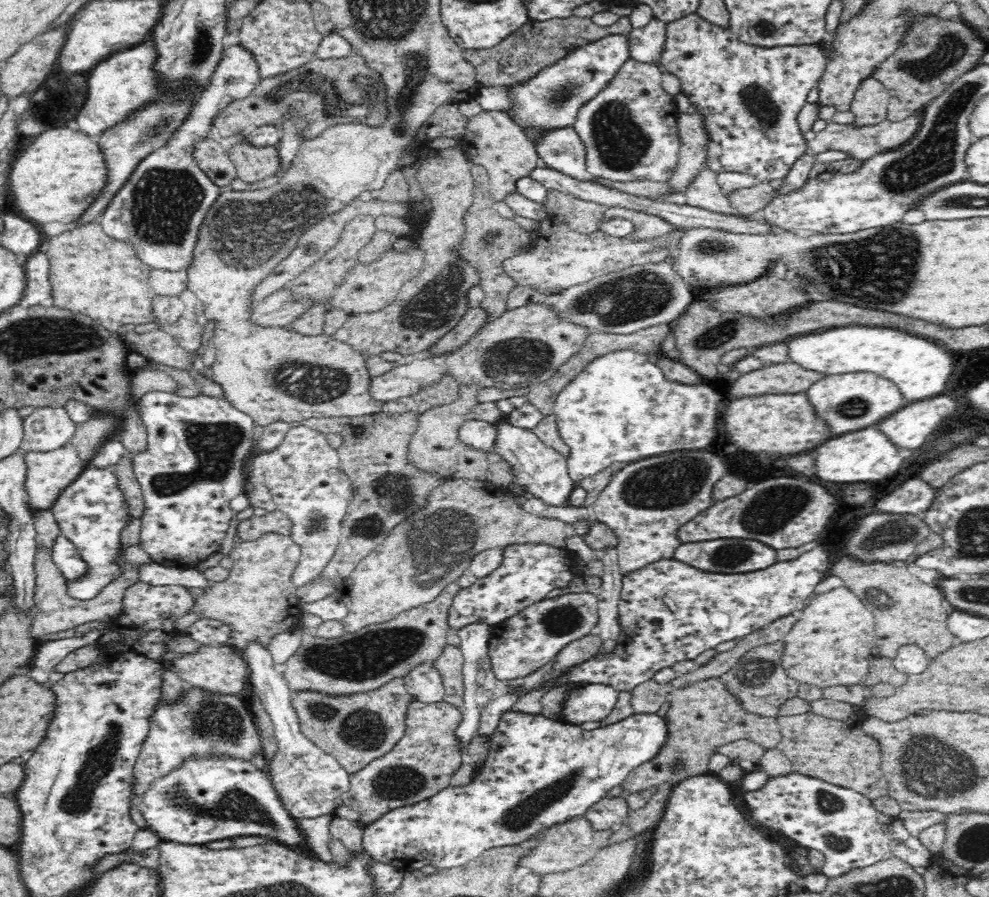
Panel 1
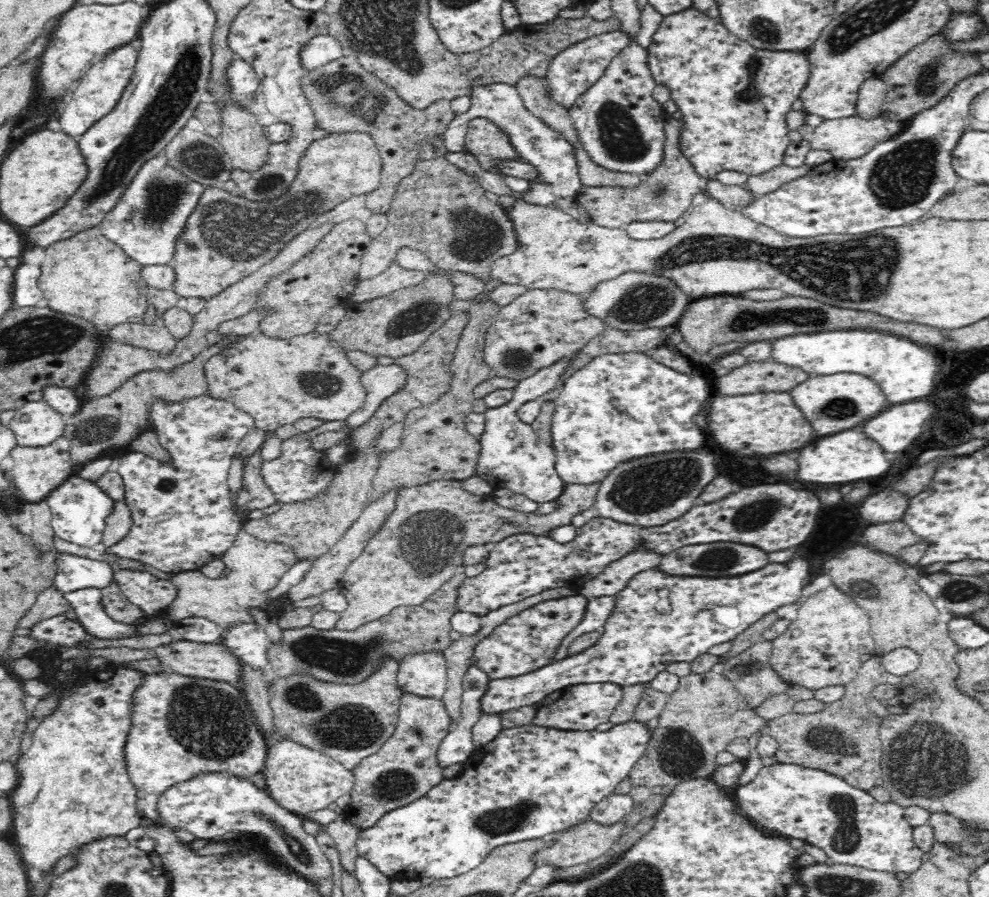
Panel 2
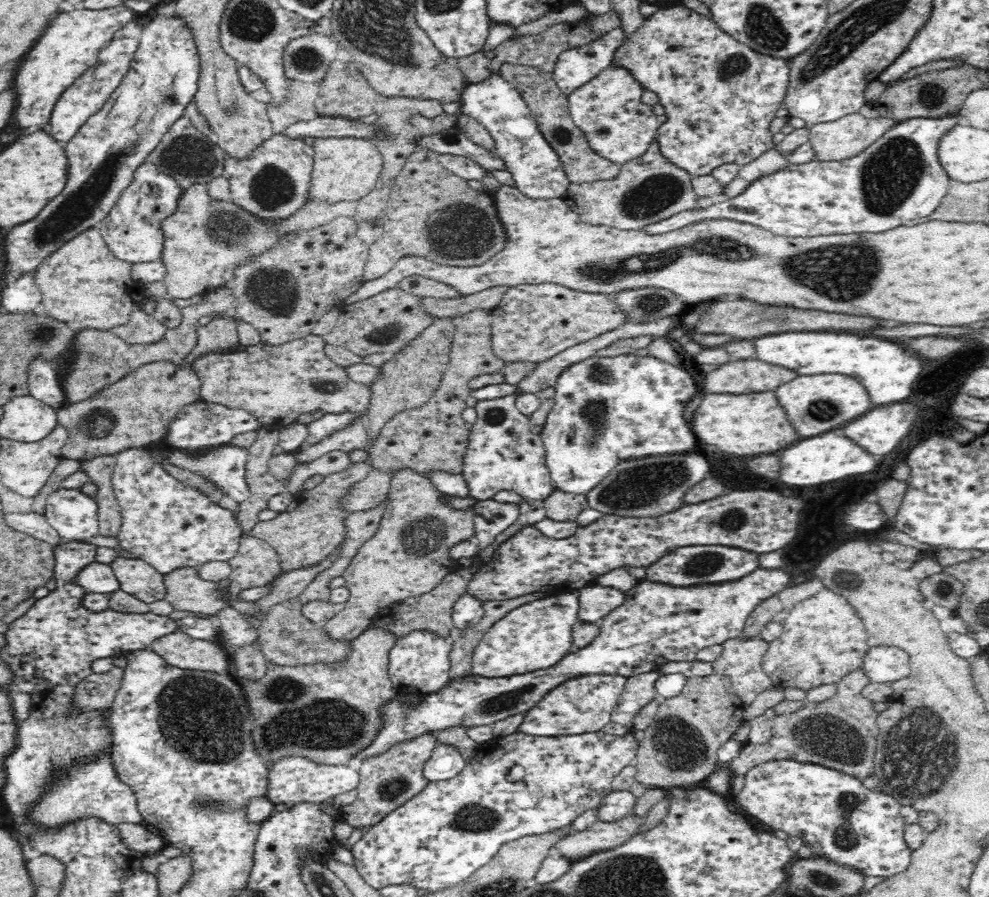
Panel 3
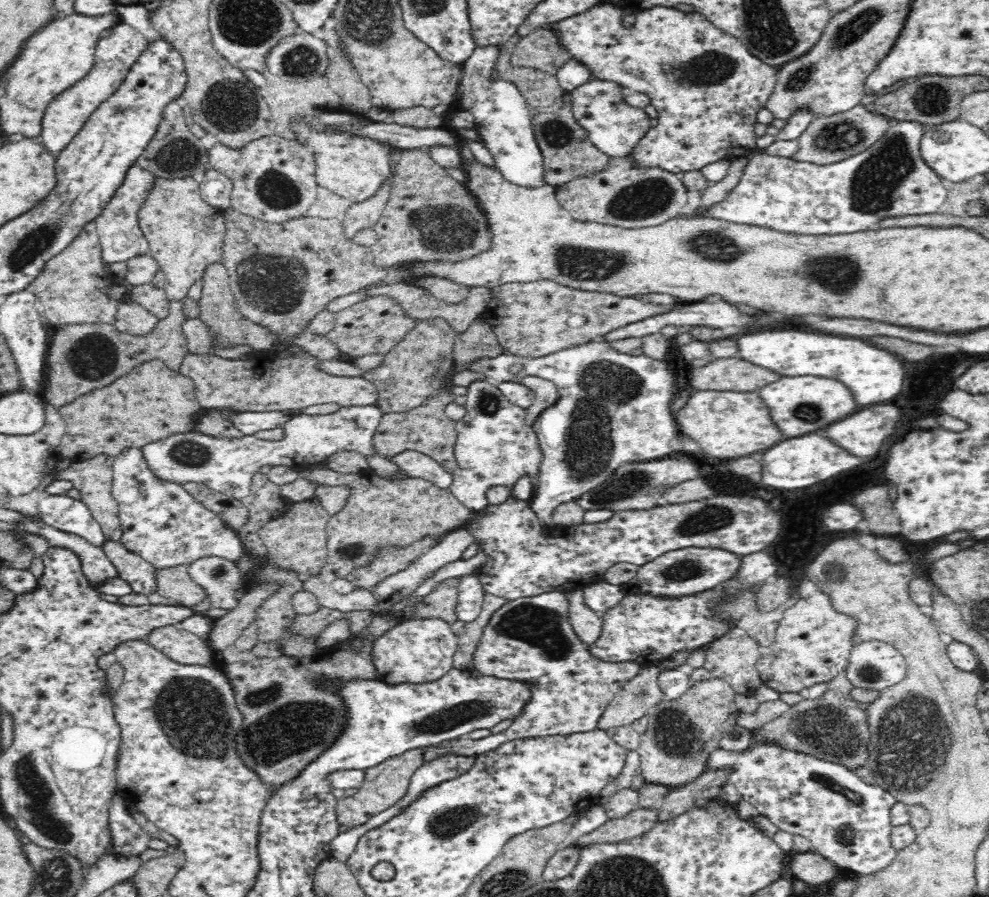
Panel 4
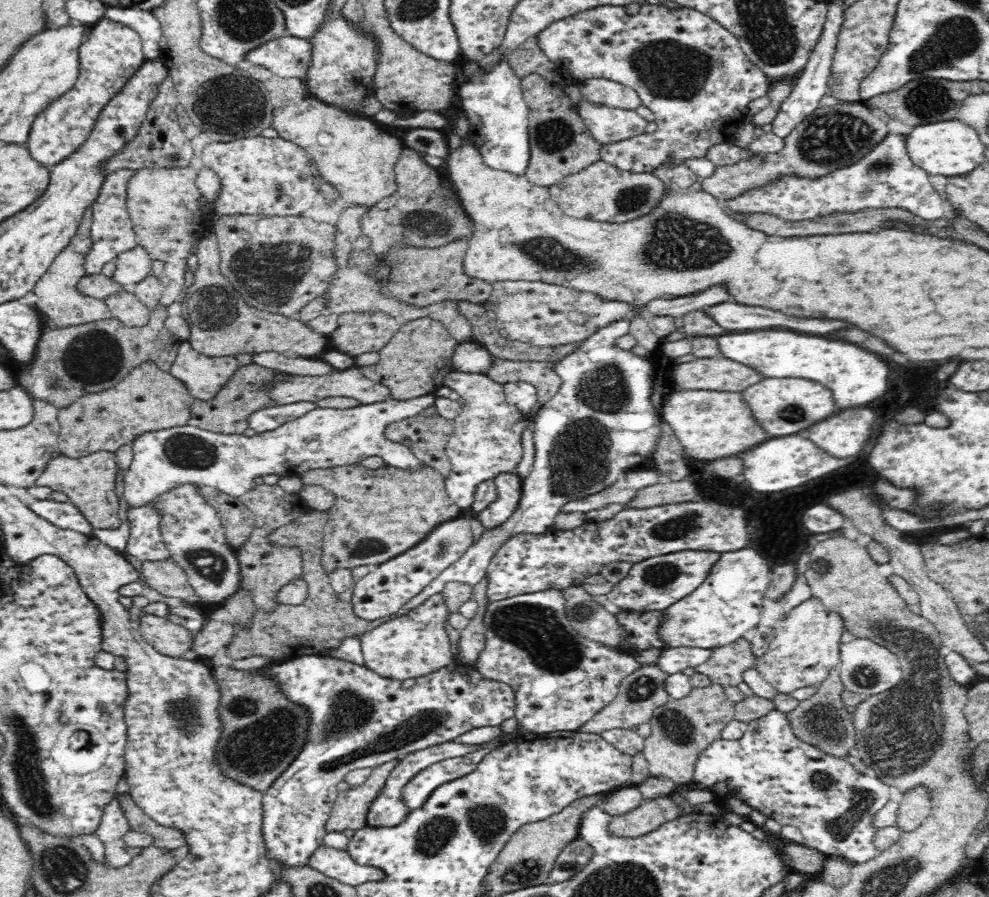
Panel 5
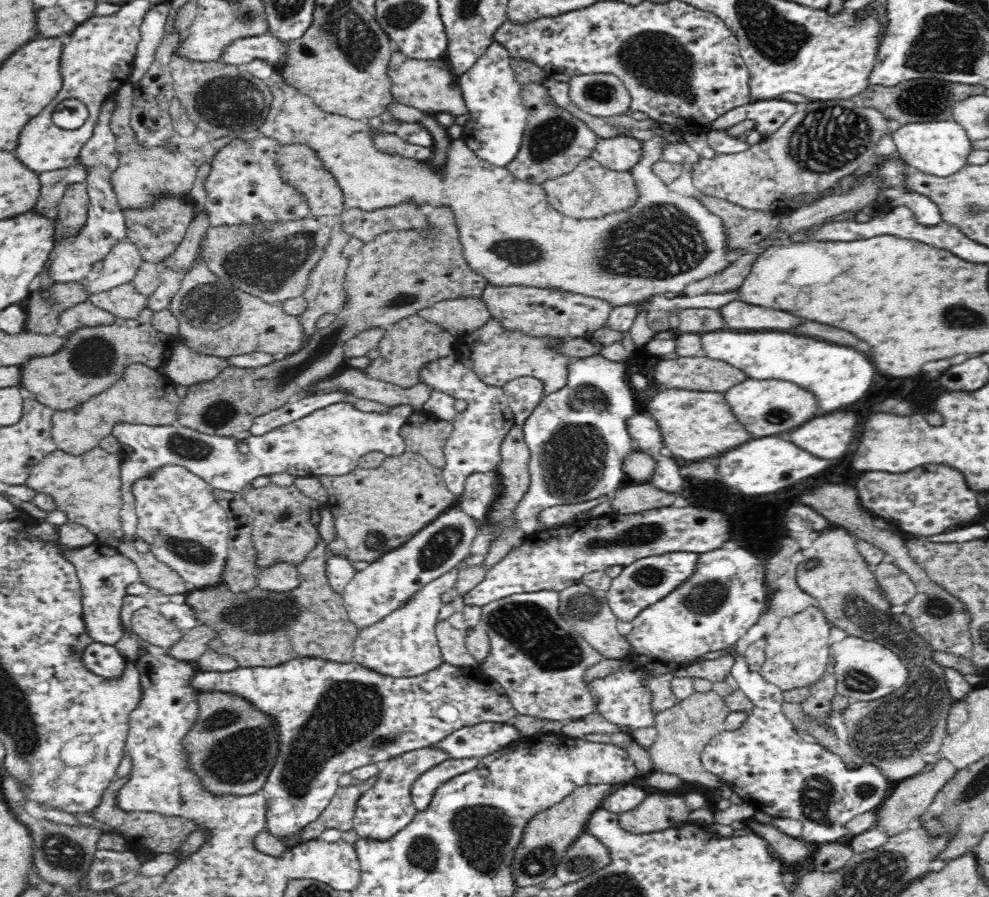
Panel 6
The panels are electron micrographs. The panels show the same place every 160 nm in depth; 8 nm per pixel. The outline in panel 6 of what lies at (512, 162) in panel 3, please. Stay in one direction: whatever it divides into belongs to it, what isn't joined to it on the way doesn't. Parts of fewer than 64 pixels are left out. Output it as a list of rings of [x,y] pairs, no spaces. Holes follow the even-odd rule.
[[[494,41],[470,70],[459,75],[459,87],[468,107],[468,117],[462,120],[462,140],[482,160],[497,167],[507,168],[520,150],[528,113],[522,104],[520,92],[516,94],[516,78],[511,67],[511,56],[503,44]]]

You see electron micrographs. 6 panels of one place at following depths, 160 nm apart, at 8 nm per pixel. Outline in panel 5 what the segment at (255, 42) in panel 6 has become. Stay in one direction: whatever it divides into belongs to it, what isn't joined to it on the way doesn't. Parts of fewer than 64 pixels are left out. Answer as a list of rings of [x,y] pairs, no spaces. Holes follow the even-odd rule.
[[[285,34],[251,50],[245,56],[245,65],[263,66],[282,78],[307,78],[312,66],[312,43],[309,39]]]

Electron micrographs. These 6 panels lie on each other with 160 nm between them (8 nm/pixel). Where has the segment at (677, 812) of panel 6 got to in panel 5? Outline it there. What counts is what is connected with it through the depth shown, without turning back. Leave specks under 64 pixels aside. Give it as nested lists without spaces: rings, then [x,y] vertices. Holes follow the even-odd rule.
[[[670,795],[650,799],[626,814],[611,817],[608,832],[612,836],[634,838],[652,832],[681,815]]]

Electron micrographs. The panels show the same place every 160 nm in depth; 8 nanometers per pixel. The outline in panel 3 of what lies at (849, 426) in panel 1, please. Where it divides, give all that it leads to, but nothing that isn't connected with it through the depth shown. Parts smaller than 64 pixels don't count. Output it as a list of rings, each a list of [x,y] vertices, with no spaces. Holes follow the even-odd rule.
[[[799,375],[796,380],[780,386],[775,390],[778,402],[784,406],[788,412],[790,422],[798,430],[800,436],[816,436],[828,430],[834,430],[842,426],[842,422],[850,422],[858,416],[868,412],[868,406],[874,408],[874,403],[870,404],[870,396],[858,380],[850,376],[838,375]]]

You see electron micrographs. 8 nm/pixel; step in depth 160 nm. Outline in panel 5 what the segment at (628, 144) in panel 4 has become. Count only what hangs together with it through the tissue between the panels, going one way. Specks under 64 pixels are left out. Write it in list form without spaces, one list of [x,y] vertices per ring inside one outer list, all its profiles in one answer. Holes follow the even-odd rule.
[[[583,95],[575,106],[590,134],[602,146],[646,133],[649,122],[636,111],[594,104]]]

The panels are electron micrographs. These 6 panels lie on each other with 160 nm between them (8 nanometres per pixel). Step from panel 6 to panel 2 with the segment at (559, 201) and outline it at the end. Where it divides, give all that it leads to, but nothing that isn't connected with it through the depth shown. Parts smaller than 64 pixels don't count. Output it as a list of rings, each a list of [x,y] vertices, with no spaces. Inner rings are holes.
[[[670,115],[665,120],[663,127],[666,131],[663,161],[660,163],[660,166],[657,166],[655,171],[644,176],[644,179],[637,187],[589,187],[582,185],[582,188],[579,188],[576,194],[578,202],[591,214],[594,223],[608,228],[621,228],[624,224],[638,221],[674,222],[678,217],[685,216],[686,212],[690,211],[689,206],[694,204],[694,196],[705,188],[709,179],[700,176],[695,171],[694,165],[683,154],[682,149],[679,148],[683,122]]]

